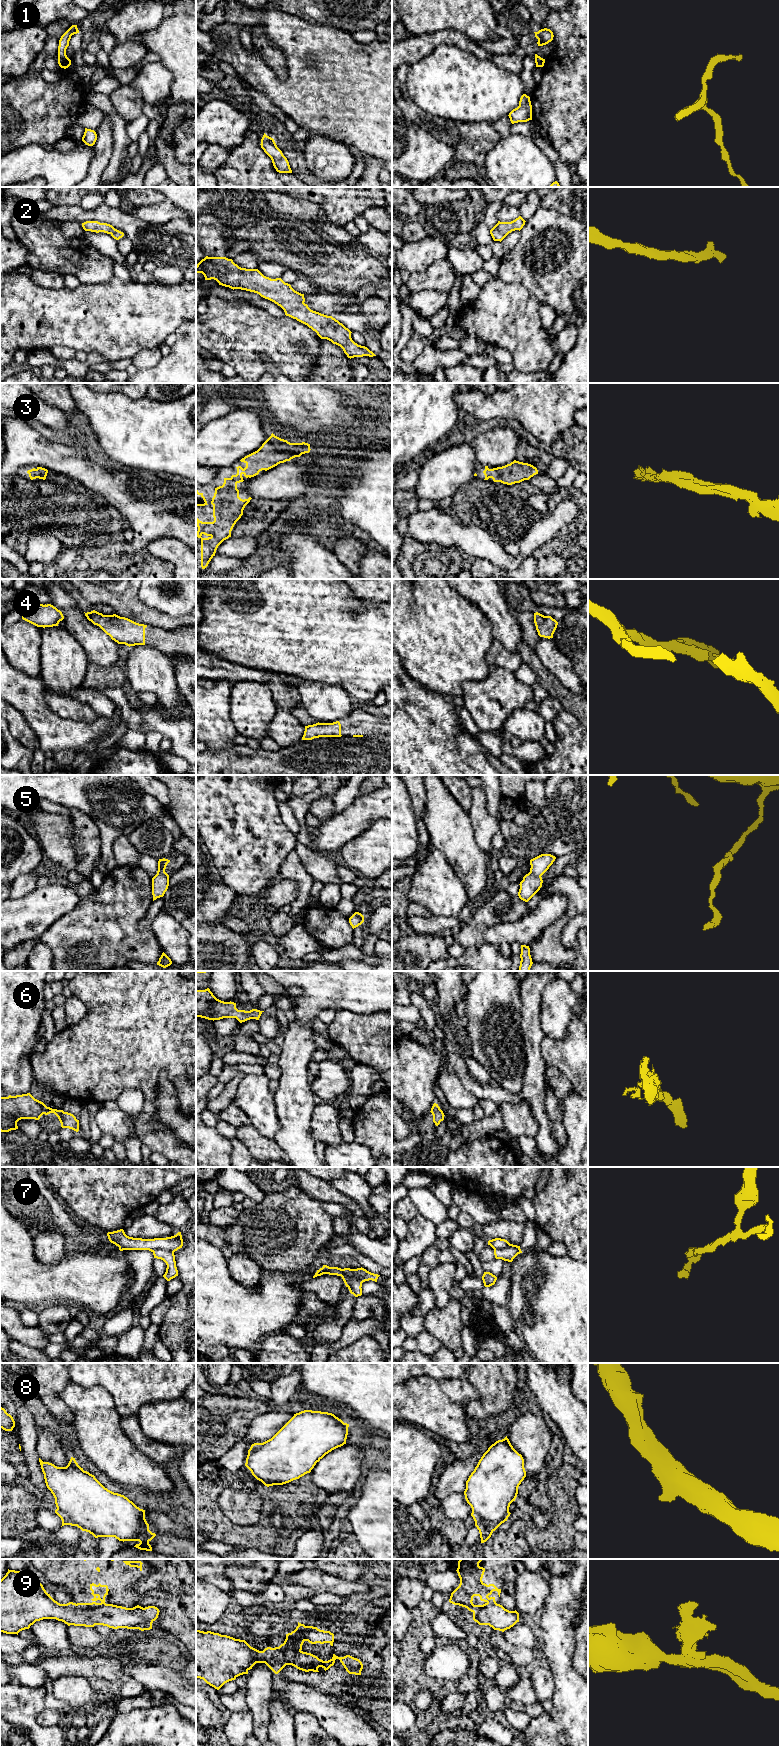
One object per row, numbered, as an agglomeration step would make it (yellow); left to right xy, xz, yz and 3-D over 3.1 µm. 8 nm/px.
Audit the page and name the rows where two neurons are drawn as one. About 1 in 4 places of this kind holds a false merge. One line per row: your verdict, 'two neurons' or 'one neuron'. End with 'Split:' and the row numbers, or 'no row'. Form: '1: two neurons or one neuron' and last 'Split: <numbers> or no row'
1: one neuron
2: one neuron
3: one neuron
4: one neuron
5: one neuron
6: one neuron
7: two neurons
8: two neurons
9: two neurons
Split: 7, 8, 9

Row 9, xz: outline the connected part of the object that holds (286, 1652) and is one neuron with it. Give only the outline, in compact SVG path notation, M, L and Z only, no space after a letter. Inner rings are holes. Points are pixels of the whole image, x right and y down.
M298 1622L296 1629L286 1634L284 1643L275 1649L275 1659L287 1665L289 1662L292 1662L296 1654L302 1650L302 1645L305 1641L311 1644L329 1643L333 1646L334 1634L330 1631L320 1630L313 1626L305 1626Z

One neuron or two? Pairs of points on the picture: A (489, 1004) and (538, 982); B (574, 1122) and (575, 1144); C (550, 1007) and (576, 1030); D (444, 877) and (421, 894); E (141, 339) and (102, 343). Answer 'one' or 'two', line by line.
A: two
B: one
C: two
D: one
E: one

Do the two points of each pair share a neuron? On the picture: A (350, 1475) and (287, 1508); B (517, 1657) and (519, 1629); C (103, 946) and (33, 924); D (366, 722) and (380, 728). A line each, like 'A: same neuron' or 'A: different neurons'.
A: different neurons
B: different neurons
C: different neurons
D: same neuron

